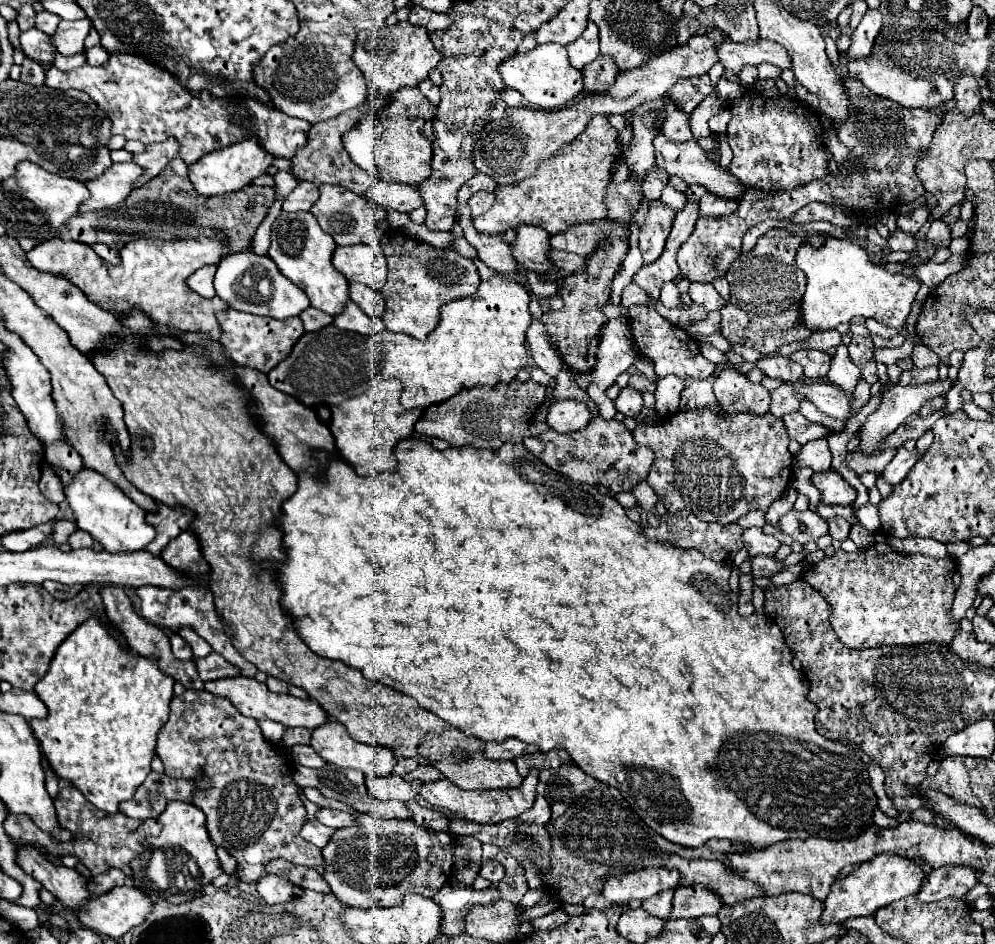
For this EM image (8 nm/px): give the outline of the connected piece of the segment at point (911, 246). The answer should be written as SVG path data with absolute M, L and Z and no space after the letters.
M895 230L889 238L887 238L887 248L891 252L897 252L897 250L903 250L903 252L913 252L917 246L917 240L911 236L911 234L905 234L901 230Z

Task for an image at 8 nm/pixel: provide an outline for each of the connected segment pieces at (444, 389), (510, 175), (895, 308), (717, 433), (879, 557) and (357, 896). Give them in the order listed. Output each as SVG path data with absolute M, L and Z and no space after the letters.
M493 276L481 282L473 296L453 300L447 306L443 304L441 322L427 340L415 340L389 330L363 336L337 330L331 324L319 332L303 334L293 346L291 356L269 372L269 382L273 388L301 400L305 406L317 408L319 404L341 404L369 390L379 380L397 378L403 384L403 408L425 410L455 396L461 388L511 382L515 374L527 366L525 332L529 326L527 288L505 276Z
M699 34L691 36L683 46L677 46L671 52L665 52L663 56L659 54L647 60L647 64L639 68L619 72L613 86L609 86L605 92L583 96L579 102L573 102L557 110L540 108L531 110L527 106L507 108L505 116L497 122L489 122L485 126L485 132L481 132L481 138L475 142L473 148L475 168L483 174L489 174L497 184L519 182L533 176L539 164L551 158L563 144L569 144L577 134L581 134L595 114L609 116L609 114L631 112L643 102L663 98L677 80L703 76L713 64L719 62L719 56L715 56L715 44L717 42L707 36L699 36Z
M831 236L821 248L813 248L809 244L799 248L797 266L807 276L807 290L801 304L801 322L811 330L829 330L841 322L851 322L855 316L875 318L885 326L903 328L921 286L915 278L893 274L883 266L879 268L871 264L867 252L861 246Z
M689 410L677 412L673 416L661 418L657 426L639 424L633 430L633 436L639 444L649 446L655 452L655 462L649 468L649 484L663 498L667 512L689 510L699 520L731 524L737 522L739 516L761 510L765 512L775 500L781 498L791 480L791 454L787 450L789 436L779 418L771 412L763 416L755 414L731 414L731 416L715 416L711 410Z
M873 544L855 552L835 550L833 556L825 556L821 562L809 566L803 572L803 580L821 592L831 606L831 628L847 648L875 648L875 646L913 646L925 642L939 642L949 646L955 632L959 632L959 620L951 616L951 604L955 598L953 572L957 564L953 558L931 558L923 554L899 554L889 544Z
M307 788L305 794L320 808L353 812L357 816L355 826L339 828L321 850L325 860L323 878L345 906L391 908L401 904L407 892L431 898L447 884L455 850L455 838L449 832L433 832L417 826L413 820L383 820L365 812L359 814L342 802L323 798L313 788Z

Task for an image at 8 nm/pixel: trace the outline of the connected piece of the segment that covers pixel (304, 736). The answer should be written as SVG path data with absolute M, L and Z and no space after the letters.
M285 728L281 744L291 748L295 744L309 744L309 738L311 738L311 730L309 728Z

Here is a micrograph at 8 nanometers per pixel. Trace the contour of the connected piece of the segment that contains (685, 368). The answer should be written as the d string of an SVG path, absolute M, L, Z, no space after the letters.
M631 306L629 320L631 320L631 330L633 330L639 352L643 356L647 356L649 360L653 360L655 374L659 378L663 378L667 374L675 374L683 380L687 380L687 378L705 380L717 370L717 364L703 358L703 354L699 352L697 340L687 336L687 332L681 330L679 326L667 322L657 310L653 310L653 306Z

